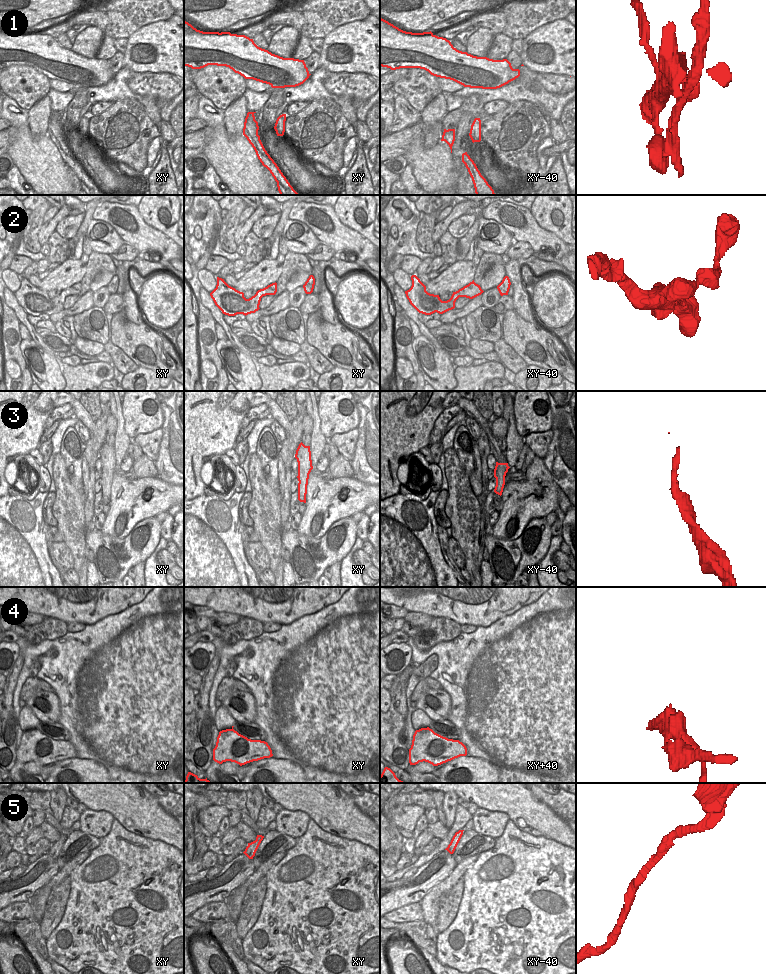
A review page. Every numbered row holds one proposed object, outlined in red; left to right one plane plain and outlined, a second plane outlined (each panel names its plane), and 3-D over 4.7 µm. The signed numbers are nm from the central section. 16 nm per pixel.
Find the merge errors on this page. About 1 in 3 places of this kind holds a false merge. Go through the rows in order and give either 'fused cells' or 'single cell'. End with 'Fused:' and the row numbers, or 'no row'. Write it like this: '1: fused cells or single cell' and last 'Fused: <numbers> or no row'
1: fused cells
2: single cell
3: single cell
4: fused cells
5: single cell
Fused: 1, 4

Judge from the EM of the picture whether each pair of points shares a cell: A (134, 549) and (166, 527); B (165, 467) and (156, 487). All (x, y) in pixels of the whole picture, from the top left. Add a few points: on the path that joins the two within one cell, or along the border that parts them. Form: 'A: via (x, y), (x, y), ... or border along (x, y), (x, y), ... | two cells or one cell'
A: border along (160, 524), (161, 536) | two cells
B: border along (158, 477), (173, 485) | two cells

